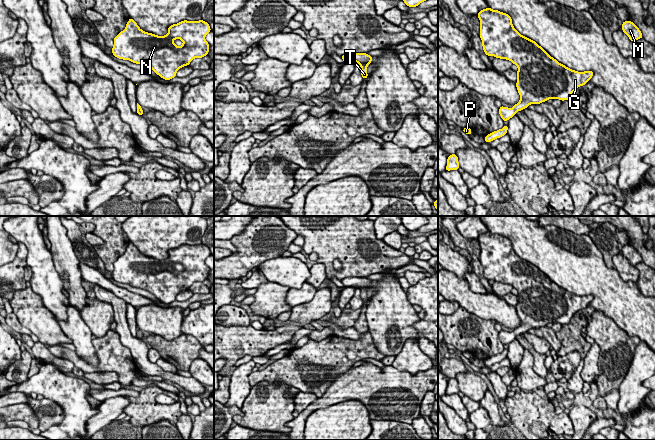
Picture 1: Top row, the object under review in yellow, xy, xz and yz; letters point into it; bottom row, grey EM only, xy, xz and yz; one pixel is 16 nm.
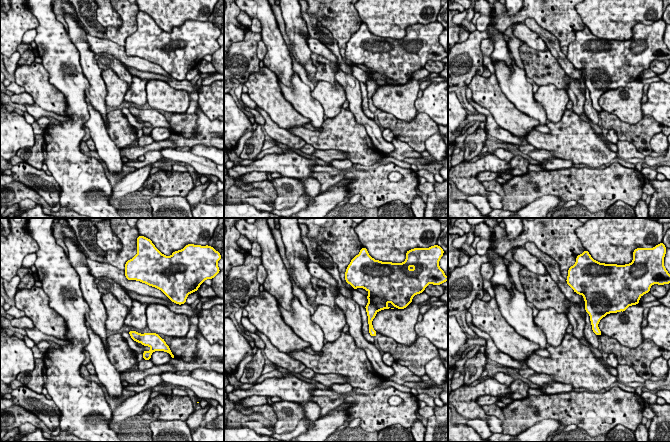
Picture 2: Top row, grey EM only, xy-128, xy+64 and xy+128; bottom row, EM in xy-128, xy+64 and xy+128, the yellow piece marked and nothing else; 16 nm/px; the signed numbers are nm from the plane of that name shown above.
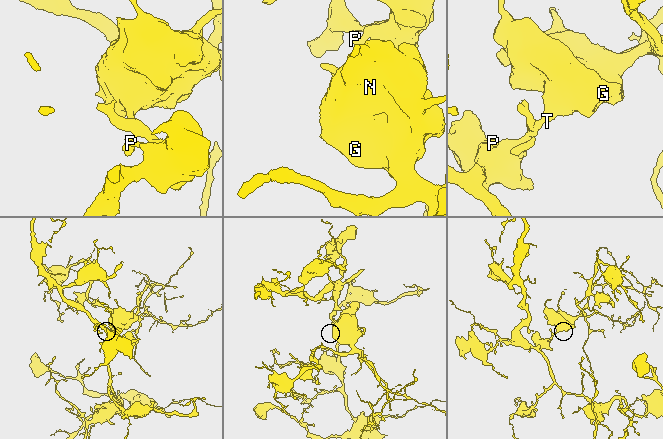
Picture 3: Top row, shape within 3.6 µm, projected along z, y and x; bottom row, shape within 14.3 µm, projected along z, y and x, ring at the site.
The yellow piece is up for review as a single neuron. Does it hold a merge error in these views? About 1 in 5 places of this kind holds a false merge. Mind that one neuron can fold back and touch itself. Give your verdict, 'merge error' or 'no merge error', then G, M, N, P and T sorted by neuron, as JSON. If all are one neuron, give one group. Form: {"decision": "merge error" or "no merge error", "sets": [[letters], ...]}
{"decision": "no merge error", "sets": [["G", "M", "N", "P", "T"]]}

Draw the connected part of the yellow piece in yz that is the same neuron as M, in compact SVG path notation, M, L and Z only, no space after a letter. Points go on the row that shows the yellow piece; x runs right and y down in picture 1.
M624 21L621 27L623 32L629 37L632 42L643 38L641 31L633 22Z

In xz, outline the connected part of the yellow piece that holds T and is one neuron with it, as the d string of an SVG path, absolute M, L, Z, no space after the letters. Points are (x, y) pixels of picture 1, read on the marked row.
M347 53L341 56L345 63L357 62L361 66L360 73L363 79L369 76L366 68L372 62L372 57L366 53Z

